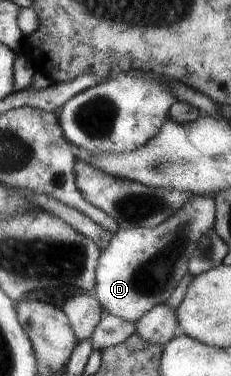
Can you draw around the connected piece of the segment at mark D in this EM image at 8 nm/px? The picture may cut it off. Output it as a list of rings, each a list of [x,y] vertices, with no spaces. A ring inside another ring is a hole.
[[[191,195],[175,215],[155,227],[115,230],[109,245],[100,251],[95,271],[97,285],[92,293],[99,299],[102,309],[119,319],[137,321],[155,305],[165,303],[187,274],[199,237],[215,227],[215,207],[213,196]]]

